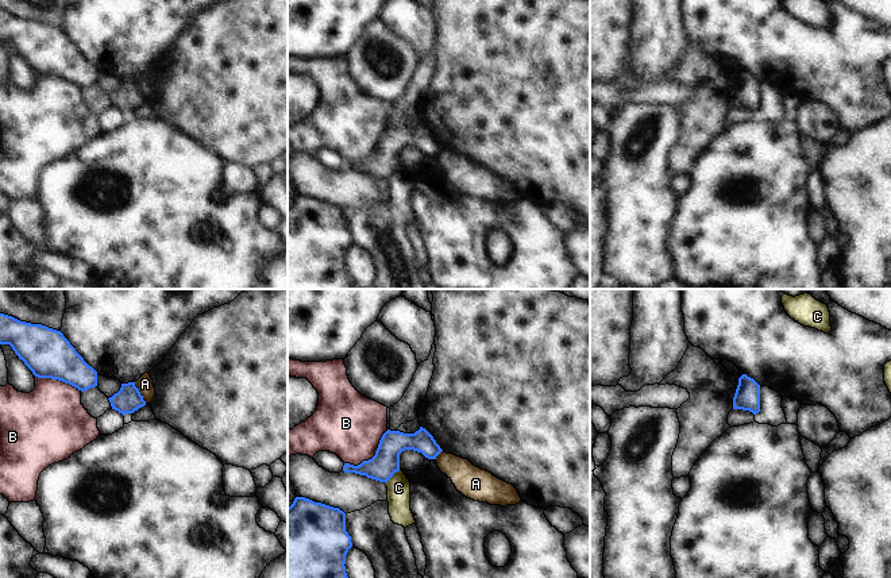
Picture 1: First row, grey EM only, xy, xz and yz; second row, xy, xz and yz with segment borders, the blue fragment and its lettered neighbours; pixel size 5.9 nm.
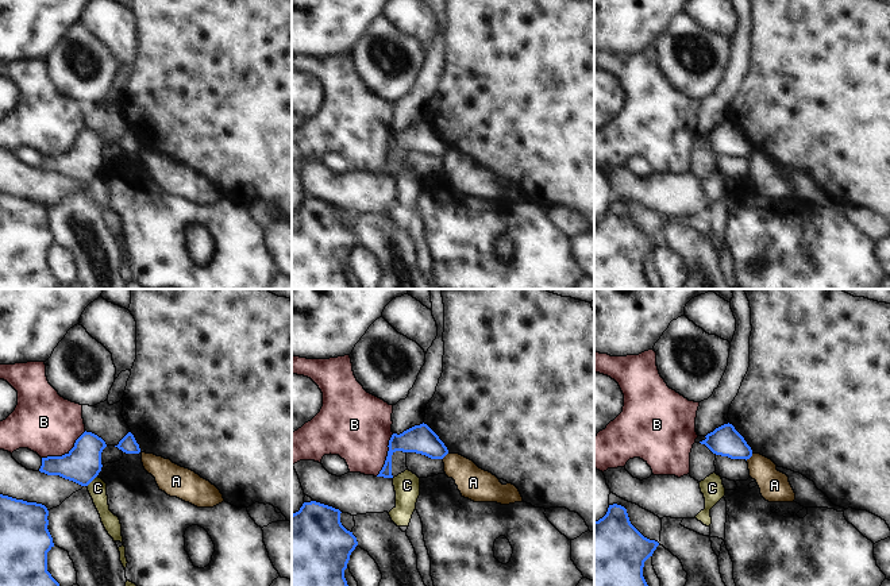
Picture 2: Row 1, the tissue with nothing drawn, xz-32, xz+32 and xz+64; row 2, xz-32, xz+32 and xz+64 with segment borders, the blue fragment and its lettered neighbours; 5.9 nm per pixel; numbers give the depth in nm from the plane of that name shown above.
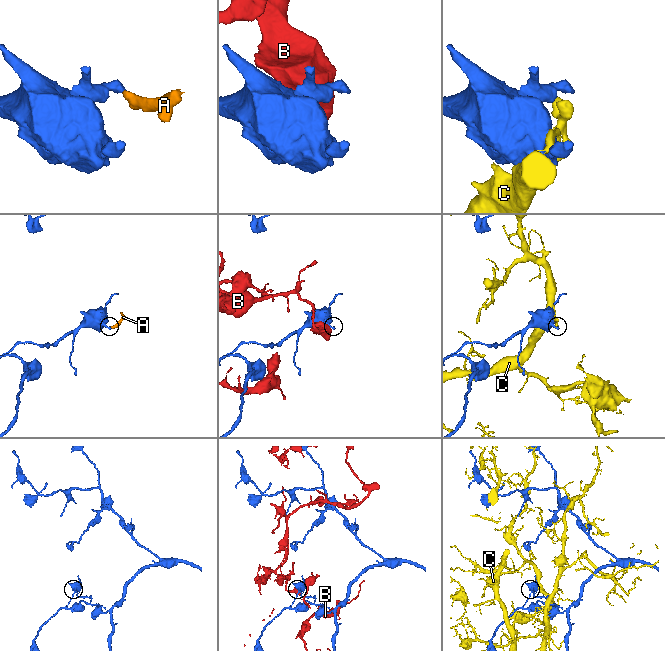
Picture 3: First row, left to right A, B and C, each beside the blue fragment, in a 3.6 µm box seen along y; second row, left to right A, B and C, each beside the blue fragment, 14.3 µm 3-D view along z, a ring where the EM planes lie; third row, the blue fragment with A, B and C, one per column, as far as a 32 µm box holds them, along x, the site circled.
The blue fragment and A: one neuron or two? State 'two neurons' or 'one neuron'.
two neurons

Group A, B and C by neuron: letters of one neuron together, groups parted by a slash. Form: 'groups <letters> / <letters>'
groups A / B / C

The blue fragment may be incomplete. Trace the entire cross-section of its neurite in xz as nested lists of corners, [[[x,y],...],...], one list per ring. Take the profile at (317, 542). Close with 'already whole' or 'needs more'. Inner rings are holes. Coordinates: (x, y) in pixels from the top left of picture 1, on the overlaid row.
[[[294,498],[288,508],[288,578],[348,578],[344,563],[351,547],[343,510]]] | already whole

